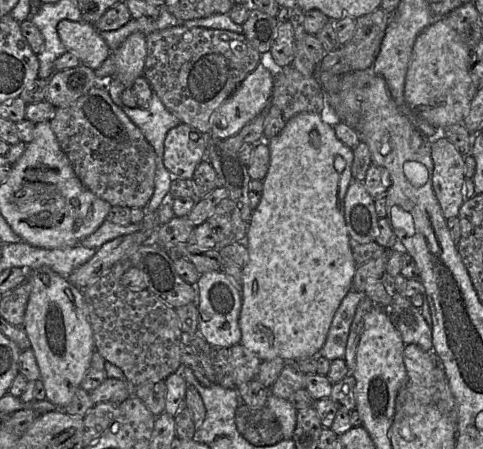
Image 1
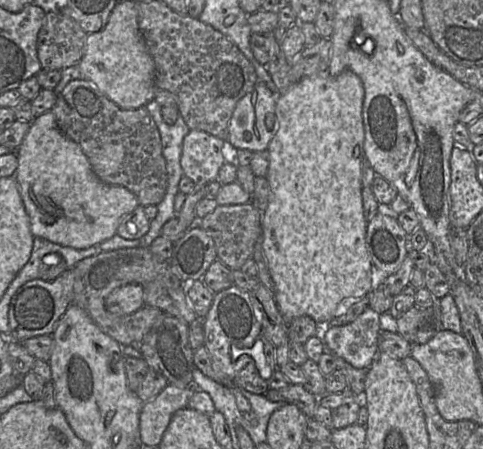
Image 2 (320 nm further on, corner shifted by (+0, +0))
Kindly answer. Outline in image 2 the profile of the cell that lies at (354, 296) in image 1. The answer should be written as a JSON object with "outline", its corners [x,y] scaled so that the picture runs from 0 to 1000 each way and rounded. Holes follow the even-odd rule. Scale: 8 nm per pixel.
{"outline":[[[764,682],[727,719],[671,726],[665,751],[675,780],[739,822],[764,820],[781,797],[785,706]]]}

